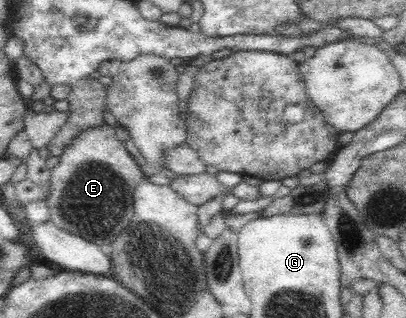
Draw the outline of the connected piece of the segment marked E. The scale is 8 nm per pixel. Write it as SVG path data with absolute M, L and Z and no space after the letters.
M105 122L100 126L81 130L65 147L65 151L59 155L59 162L51 169L48 182L51 191L46 202L50 212L50 221L62 231L87 239L99 247L111 243L131 223L134 216L133 191L140 179L145 177L133 156L127 152L125 144L117 138L115 128L116 125L111 126Z

